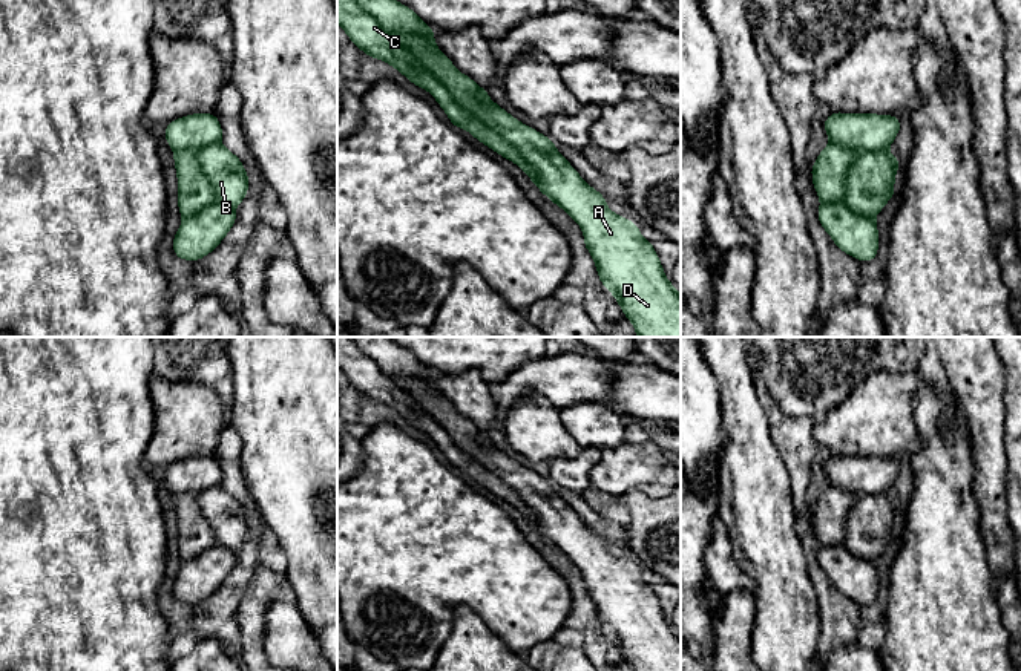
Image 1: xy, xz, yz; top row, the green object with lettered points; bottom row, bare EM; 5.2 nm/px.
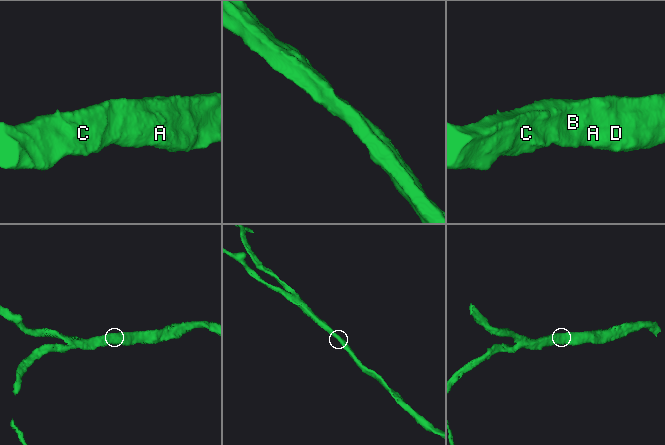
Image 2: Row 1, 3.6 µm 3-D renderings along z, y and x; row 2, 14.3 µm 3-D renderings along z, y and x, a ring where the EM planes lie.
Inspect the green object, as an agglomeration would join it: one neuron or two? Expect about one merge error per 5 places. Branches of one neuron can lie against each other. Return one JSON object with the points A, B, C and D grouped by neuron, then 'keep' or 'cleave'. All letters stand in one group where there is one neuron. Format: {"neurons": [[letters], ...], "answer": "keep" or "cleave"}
{"neurons": [["A", "B", "C", "D"]], "answer": "keep"}

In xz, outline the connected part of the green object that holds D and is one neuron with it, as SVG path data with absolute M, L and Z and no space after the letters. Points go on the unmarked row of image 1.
M337 337L337 368L363 397L388 406L412 427L428 434L455 472L465 472L517 507L544 539L581 570L584 590L602 630L613 637L633 671L681 671L681 636L665 620L653 587L641 579L639 570L613 556L606 548L606 539L581 521L549 480L514 461L489 441L488 432L461 417L435 388L435 374L409 349L389 337Z

